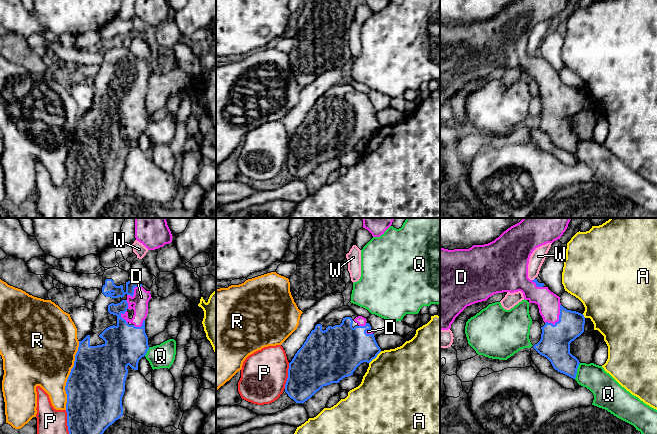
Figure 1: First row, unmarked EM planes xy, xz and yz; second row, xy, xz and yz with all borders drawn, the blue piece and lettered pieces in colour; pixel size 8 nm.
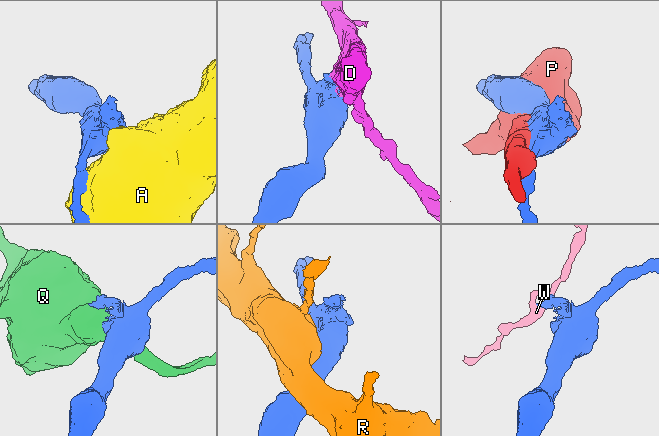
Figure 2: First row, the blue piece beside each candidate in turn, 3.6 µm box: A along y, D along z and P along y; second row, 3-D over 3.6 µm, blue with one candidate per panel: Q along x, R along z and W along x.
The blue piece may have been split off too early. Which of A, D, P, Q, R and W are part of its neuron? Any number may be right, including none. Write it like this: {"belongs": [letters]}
{"belongs": ["D"]}

